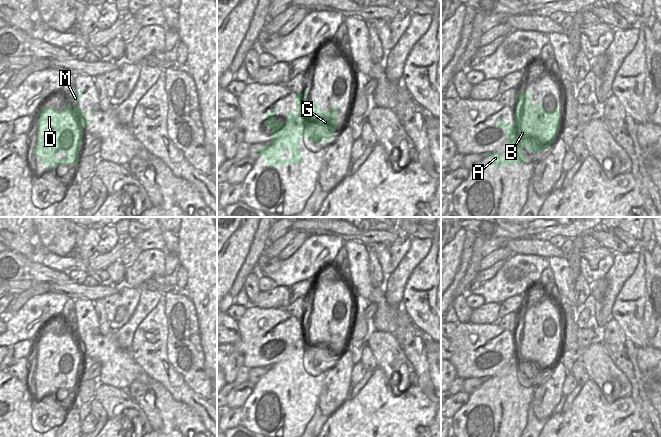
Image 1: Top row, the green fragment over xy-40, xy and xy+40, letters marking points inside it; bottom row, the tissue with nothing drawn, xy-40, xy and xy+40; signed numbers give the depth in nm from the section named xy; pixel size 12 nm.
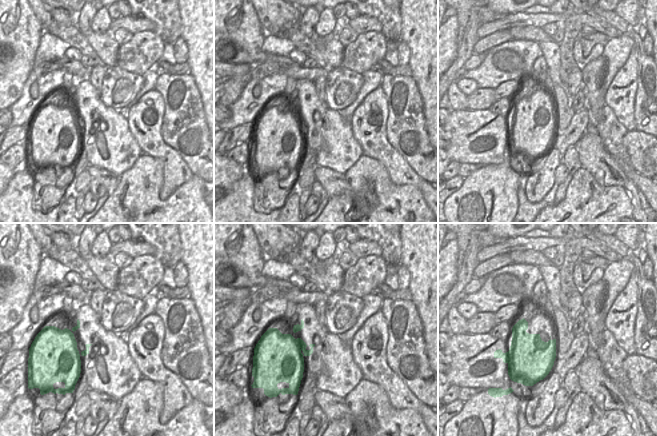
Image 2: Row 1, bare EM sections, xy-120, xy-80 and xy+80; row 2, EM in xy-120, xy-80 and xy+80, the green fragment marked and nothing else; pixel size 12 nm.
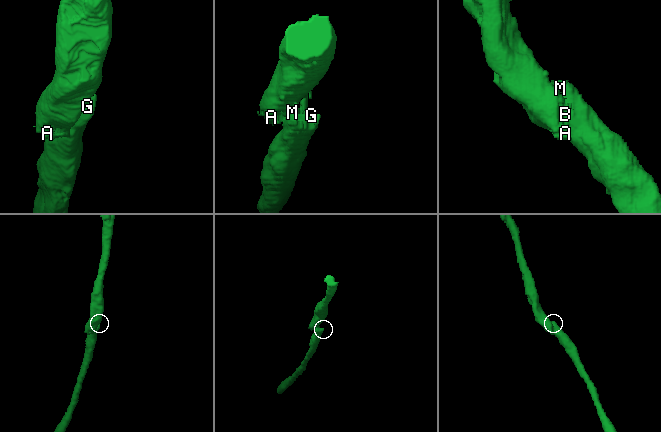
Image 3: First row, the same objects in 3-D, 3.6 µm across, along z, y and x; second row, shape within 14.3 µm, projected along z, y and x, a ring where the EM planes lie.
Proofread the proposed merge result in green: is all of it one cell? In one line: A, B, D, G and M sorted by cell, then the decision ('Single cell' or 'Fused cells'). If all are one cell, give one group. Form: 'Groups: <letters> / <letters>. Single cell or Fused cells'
Groups: A B D G M. Single cell

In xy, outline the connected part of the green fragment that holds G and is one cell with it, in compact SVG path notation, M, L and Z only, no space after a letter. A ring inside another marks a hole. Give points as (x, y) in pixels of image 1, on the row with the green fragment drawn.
M304 90L301 94L296 94L296 113L292 111L287 113L287 123L283 124L280 120L276 120L274 115L277 113L276 110L271 110L266 113L265 118L267 128L272 128L274 135L272 142L269 145L261 146L259 149L255 149L260 153L260 156L267 159L267 164L273 168L281 167L287 164L298 164L303 161L300 153L300 139L306 138L313 141L314 143L329 142L335 135L337 126L338 116L338 104L334 106L332 110L323 112L319 109L319 104L308 104L305 102L307 99L307 91ZM287 149L291 150L292 157L285 160L281 159L280 154L285 152Z

